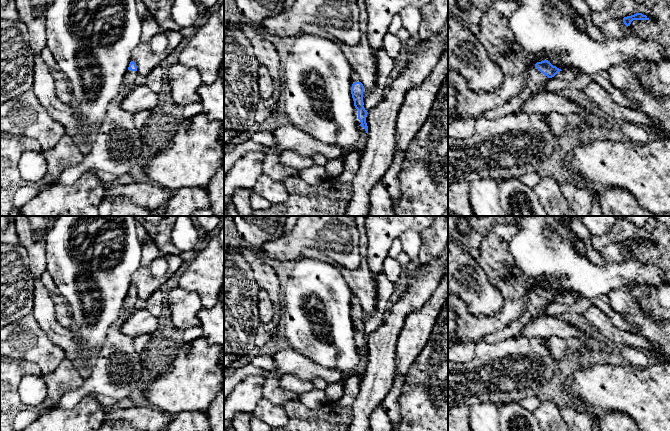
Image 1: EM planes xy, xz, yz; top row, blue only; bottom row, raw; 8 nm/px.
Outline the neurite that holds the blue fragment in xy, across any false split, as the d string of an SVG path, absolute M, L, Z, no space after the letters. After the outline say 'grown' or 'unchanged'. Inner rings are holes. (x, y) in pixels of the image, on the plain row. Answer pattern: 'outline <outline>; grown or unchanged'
outline M131 285L122 307L123 314L113 323L113 327L120 329L123 323L135 312L138 301L136 287Z; grown

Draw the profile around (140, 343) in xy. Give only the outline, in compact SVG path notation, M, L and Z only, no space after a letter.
M144 335L141 337L137 337L134 339L134 348L137 353L141 353L143 349L146 347L150 339L150 335Z

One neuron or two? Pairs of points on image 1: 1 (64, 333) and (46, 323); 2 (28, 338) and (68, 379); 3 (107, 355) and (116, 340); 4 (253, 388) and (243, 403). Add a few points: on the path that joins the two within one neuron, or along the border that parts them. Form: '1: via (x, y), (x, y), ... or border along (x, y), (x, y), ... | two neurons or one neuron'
1: via (60, 333), (57, 333), (50, 326) | one neuron
2: border along (65, 357), (47, 373), (33, 362) | two neurons
3: via (111, 351), (116, 344) | one neuron
4: via (249, 392), (243, 399) | one neuron

